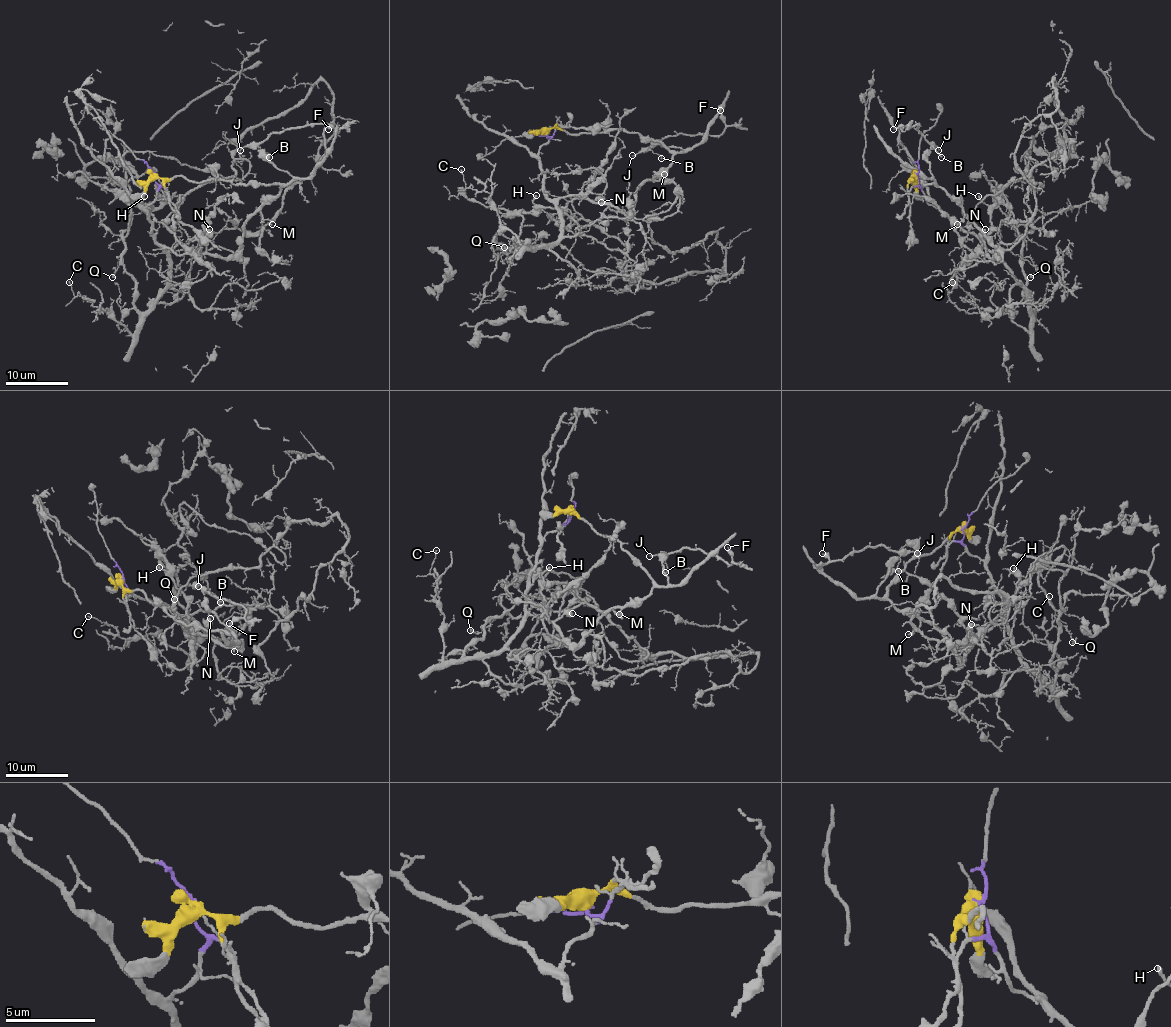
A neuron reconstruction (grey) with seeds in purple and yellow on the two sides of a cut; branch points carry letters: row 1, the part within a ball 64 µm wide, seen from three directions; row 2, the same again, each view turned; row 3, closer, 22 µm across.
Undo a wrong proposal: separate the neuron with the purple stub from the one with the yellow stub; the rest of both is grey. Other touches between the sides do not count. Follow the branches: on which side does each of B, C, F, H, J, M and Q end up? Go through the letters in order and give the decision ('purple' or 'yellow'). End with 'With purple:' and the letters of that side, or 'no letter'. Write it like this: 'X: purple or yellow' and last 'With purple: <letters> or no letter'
B: yellow
C: purple
F: yellow
H: yellow
J: yellow
M: yellow
Q: purple
With purple: C, Q

